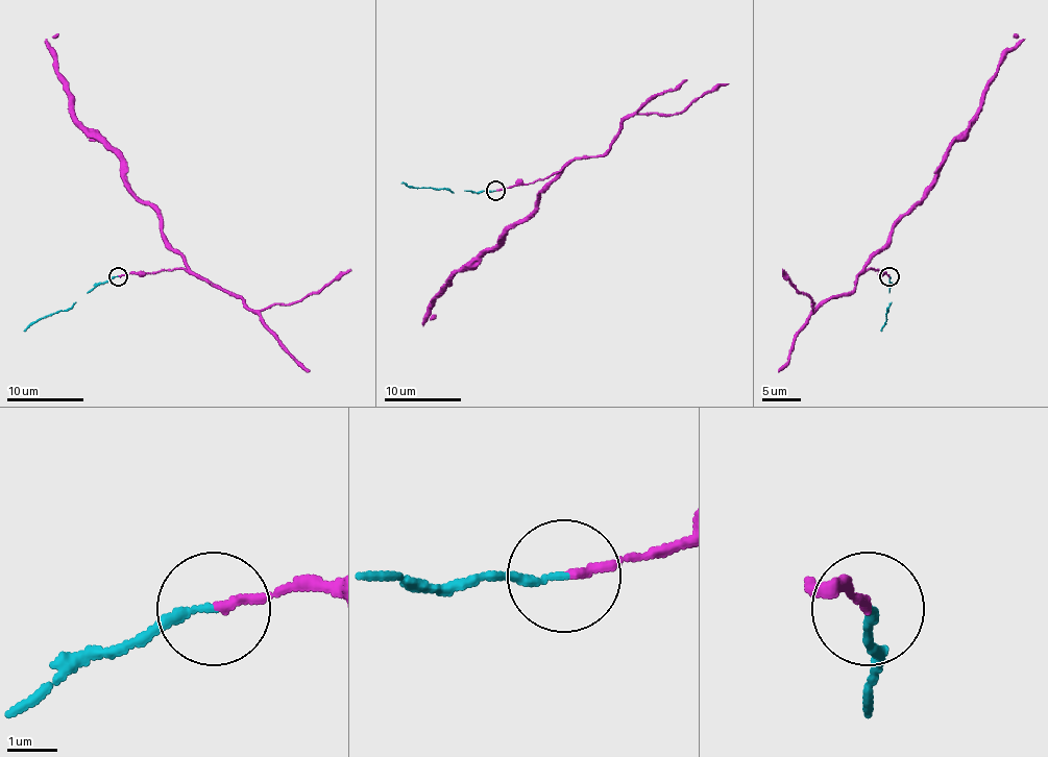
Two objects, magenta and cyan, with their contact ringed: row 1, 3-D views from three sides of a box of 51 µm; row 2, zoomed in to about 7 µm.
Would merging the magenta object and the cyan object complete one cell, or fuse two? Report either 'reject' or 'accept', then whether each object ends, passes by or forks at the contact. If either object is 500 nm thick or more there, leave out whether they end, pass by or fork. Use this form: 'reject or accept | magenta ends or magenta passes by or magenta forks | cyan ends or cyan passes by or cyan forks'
accept | magenta ends | cyan ends

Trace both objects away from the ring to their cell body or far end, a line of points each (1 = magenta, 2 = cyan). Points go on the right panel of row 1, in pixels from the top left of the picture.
1: (890, 276), (867, 263), (926, 194), (949, 146), (974, 119), (998, 63), (1016, 45), (1014, 33)
2: (890, 276), (885, 320), (880, 332)

